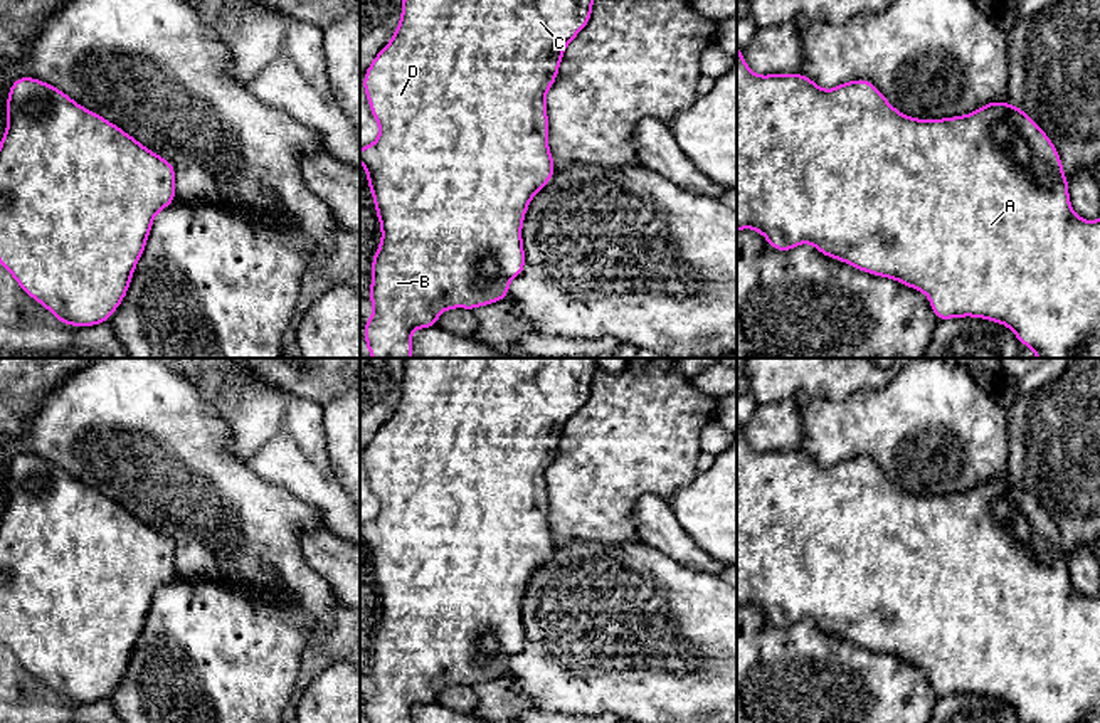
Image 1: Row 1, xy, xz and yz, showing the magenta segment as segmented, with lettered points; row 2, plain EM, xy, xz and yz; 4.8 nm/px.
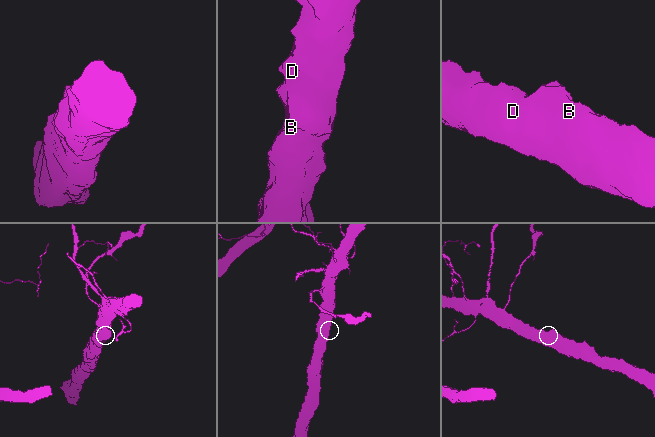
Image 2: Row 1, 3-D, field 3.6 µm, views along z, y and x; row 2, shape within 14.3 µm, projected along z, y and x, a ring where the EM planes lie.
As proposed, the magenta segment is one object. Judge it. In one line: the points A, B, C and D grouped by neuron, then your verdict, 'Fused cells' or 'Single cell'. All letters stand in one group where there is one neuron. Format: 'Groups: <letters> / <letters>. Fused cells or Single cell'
Groups: A B C D. Single cell

